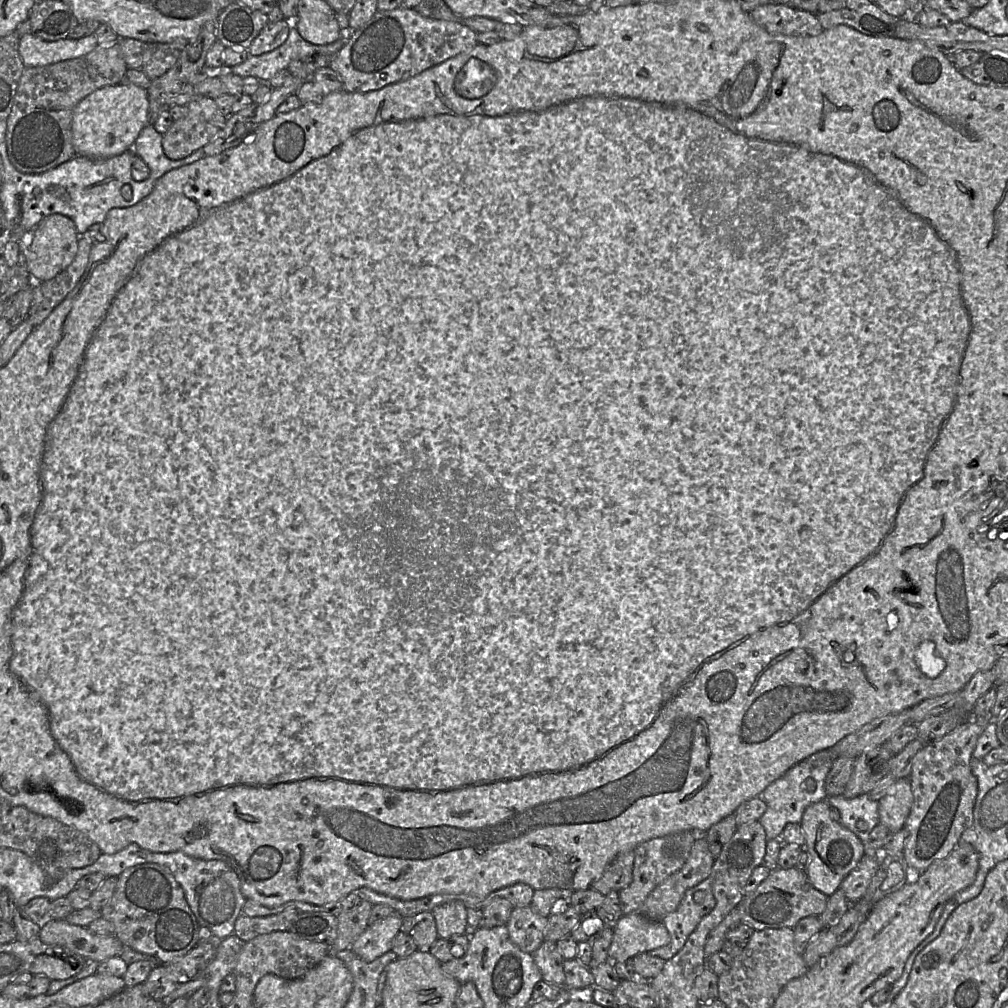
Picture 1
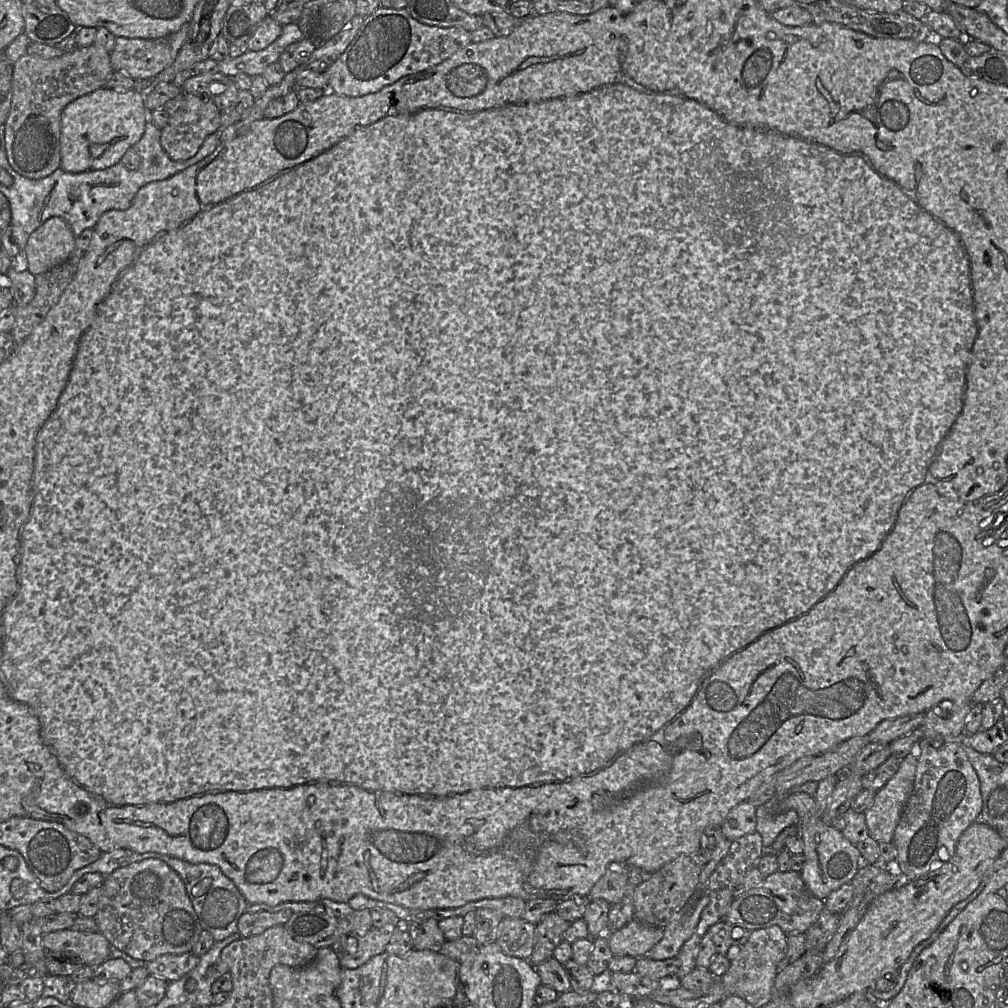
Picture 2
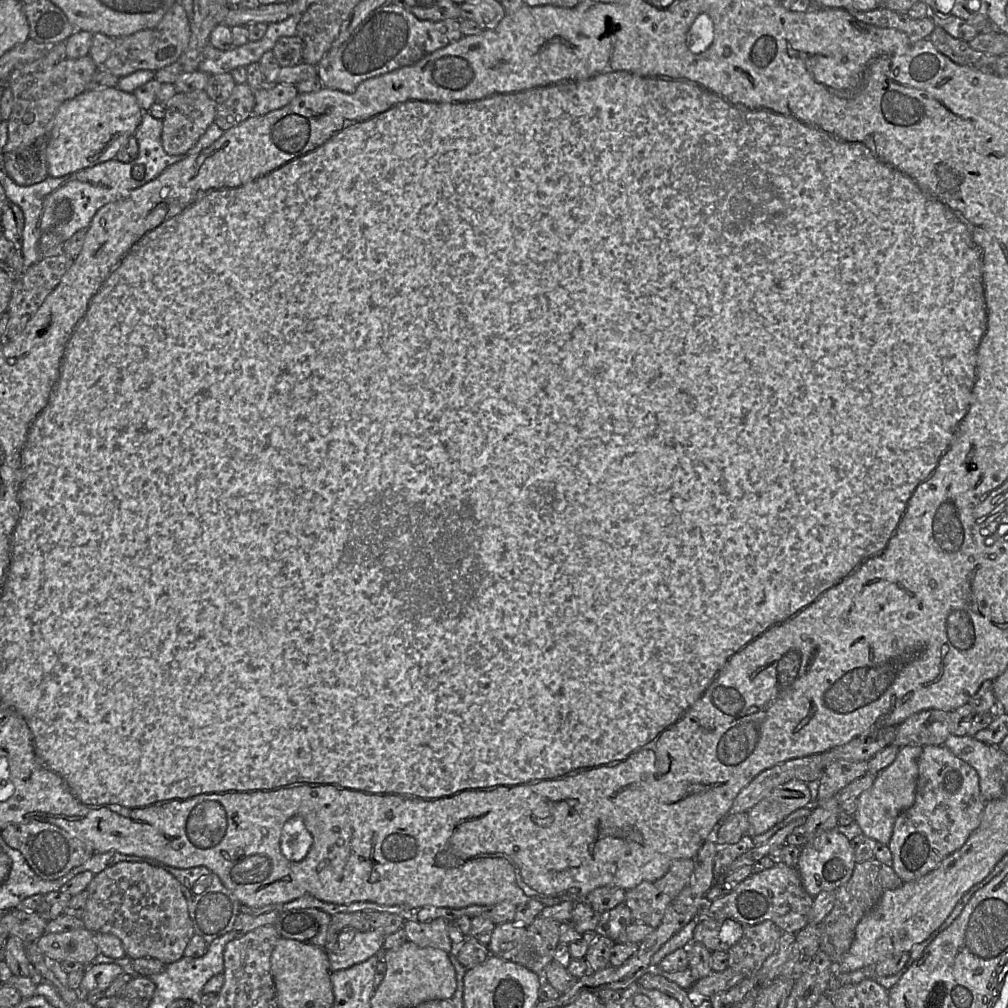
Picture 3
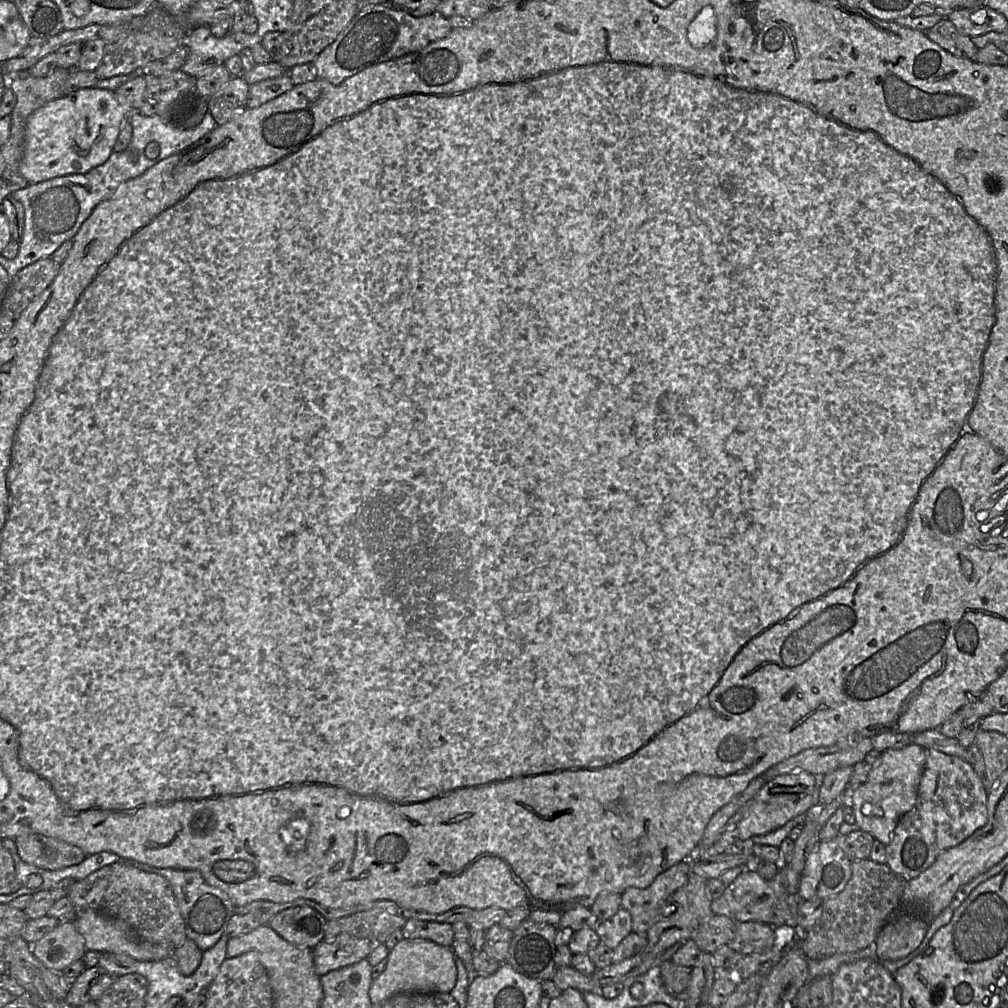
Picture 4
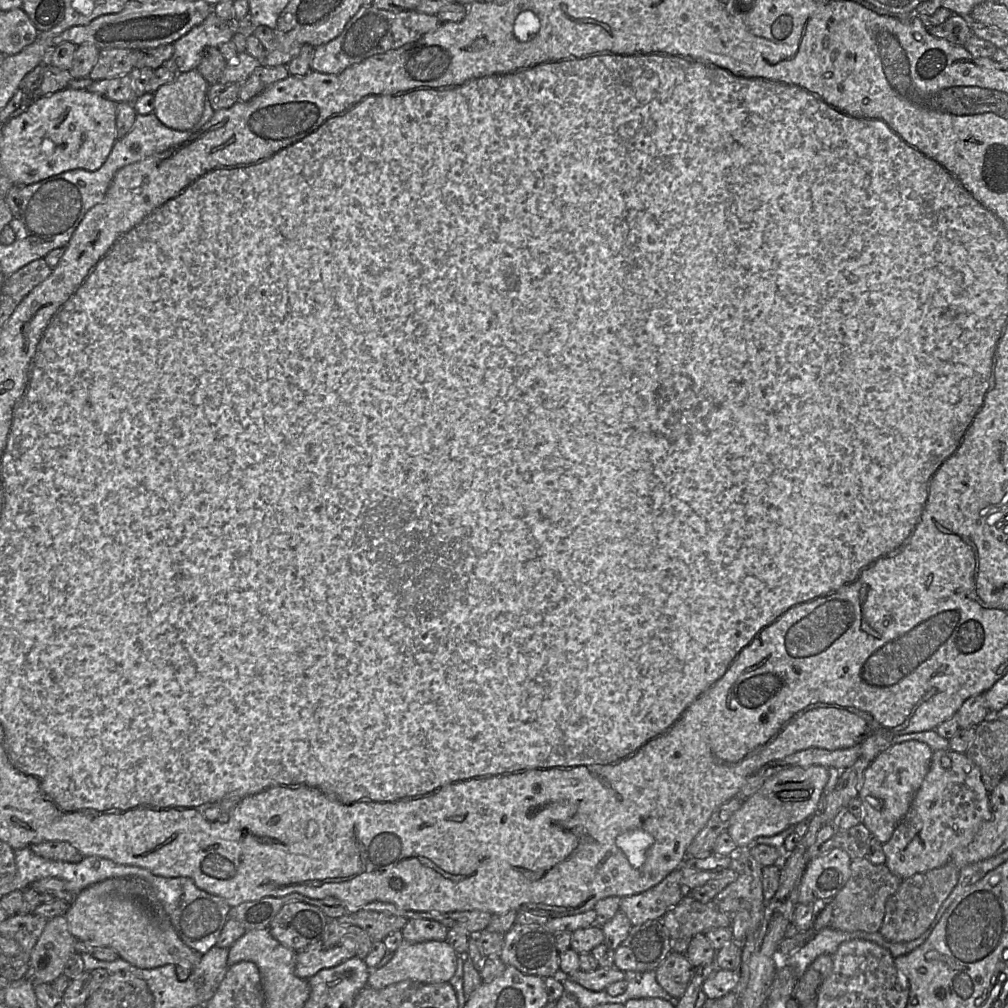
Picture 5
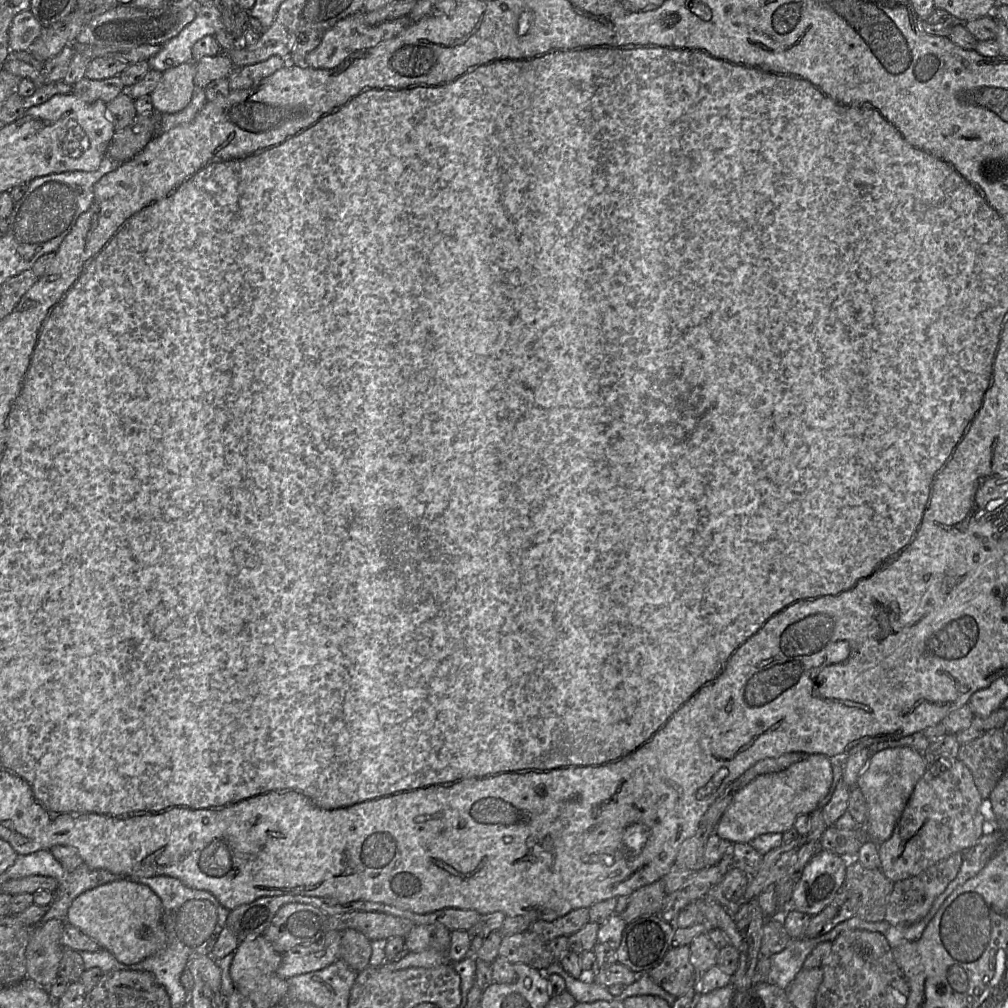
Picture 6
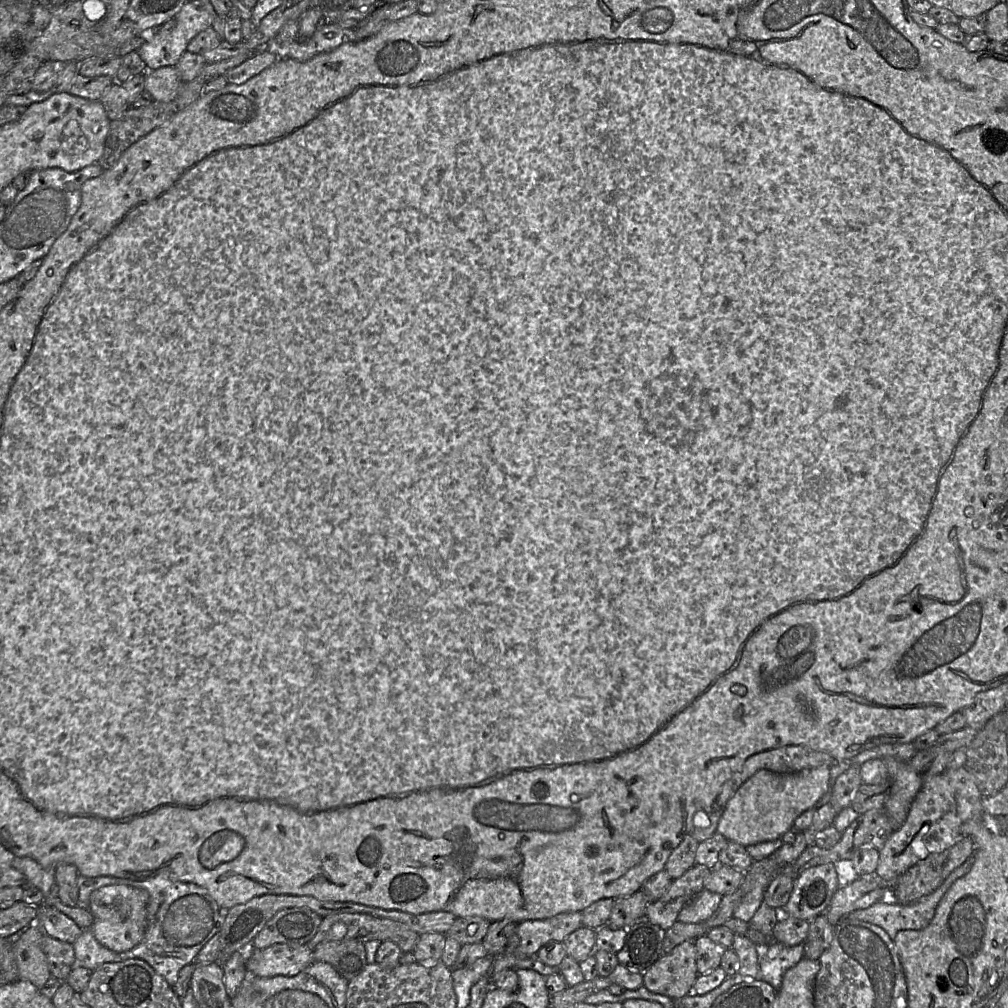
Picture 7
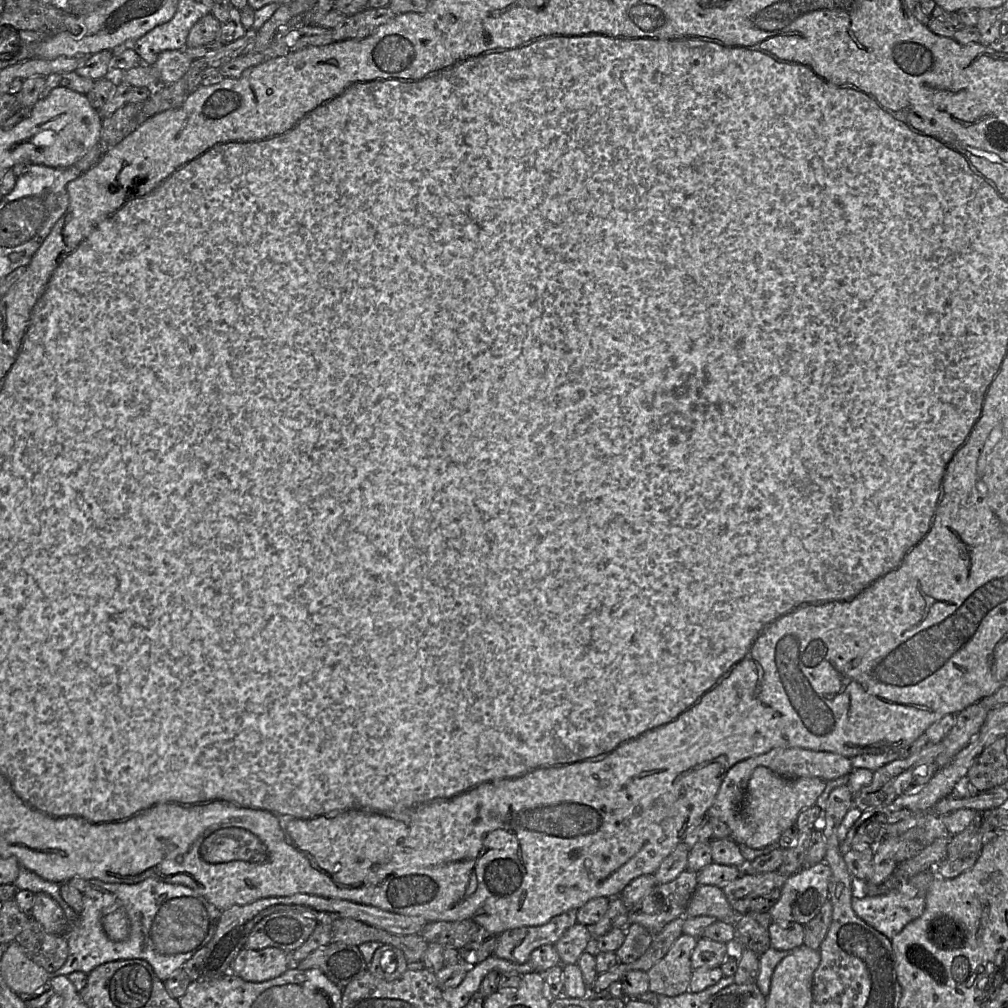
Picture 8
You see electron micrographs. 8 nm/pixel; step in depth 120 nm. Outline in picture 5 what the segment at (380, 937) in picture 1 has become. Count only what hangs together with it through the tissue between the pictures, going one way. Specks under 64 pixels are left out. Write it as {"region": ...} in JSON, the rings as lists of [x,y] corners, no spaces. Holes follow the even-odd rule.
{"region":[[[343,937],[337,943],[326,945],[321,940],[297,952],[295,975],[308,980],[322,969],[333,968],[356,956],[357,942]]]}

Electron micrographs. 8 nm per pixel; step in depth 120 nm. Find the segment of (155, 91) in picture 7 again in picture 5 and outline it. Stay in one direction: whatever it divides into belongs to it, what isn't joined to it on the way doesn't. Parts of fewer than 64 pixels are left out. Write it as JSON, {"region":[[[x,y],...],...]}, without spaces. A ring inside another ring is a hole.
{"region":[[[197,69],[181,73],[171,82],[162,85],[154,94],[153,113],[165,126],[179,131],[192,129],[200,120],[204,111],[209,83]]]}

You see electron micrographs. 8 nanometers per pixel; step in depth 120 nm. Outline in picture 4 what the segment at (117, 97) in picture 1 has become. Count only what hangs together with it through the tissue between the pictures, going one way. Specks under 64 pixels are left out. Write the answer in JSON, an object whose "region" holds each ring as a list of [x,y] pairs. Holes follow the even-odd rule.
{"region":[[[99,88],[79,89],[71,94],[50,101],[30,115],[26,122],[24,153],[20,174],[30,184],[36,184],[59,176],[84,174],[105,163],[114,151],[122,123],[132,109],[119,102],[114,91]]]}

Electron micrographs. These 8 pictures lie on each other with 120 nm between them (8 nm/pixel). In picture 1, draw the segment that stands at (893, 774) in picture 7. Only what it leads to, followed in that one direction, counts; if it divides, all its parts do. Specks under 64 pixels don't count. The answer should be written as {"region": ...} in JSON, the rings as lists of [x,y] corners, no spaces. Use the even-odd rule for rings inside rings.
{"region":[[[909,778],[897,779],[889,787],[884,797],[878,800],[879,823],[886,826],[890,833],[895,833],[904,827],[913,804],[913,794]]]}

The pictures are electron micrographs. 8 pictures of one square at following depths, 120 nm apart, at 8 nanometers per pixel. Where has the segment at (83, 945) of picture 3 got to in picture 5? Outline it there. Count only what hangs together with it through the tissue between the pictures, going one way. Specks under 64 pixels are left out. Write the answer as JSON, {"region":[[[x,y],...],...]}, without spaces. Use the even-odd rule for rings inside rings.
{"region":[[[64,916],[48,920],[31,952],[29,974],[24,979],[31,979],[33,985],[53,983],[63,975],[64,966],[71,955],[77,953],[76,941]]]}

